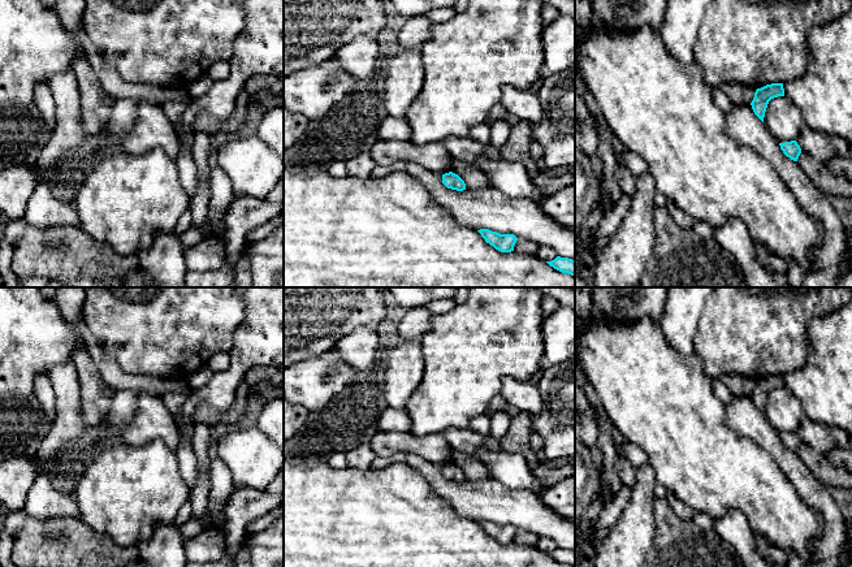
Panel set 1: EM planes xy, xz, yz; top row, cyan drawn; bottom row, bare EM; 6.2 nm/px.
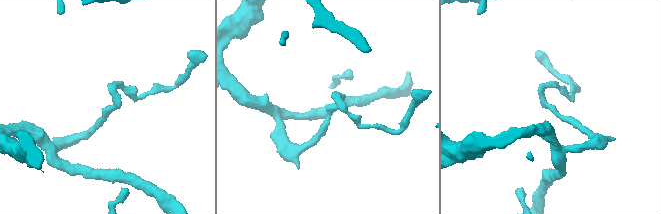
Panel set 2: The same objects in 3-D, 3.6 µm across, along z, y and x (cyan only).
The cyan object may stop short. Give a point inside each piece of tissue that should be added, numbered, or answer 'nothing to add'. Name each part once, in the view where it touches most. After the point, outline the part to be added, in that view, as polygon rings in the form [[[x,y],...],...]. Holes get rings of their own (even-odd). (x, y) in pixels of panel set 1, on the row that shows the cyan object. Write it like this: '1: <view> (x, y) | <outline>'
nothing to add

